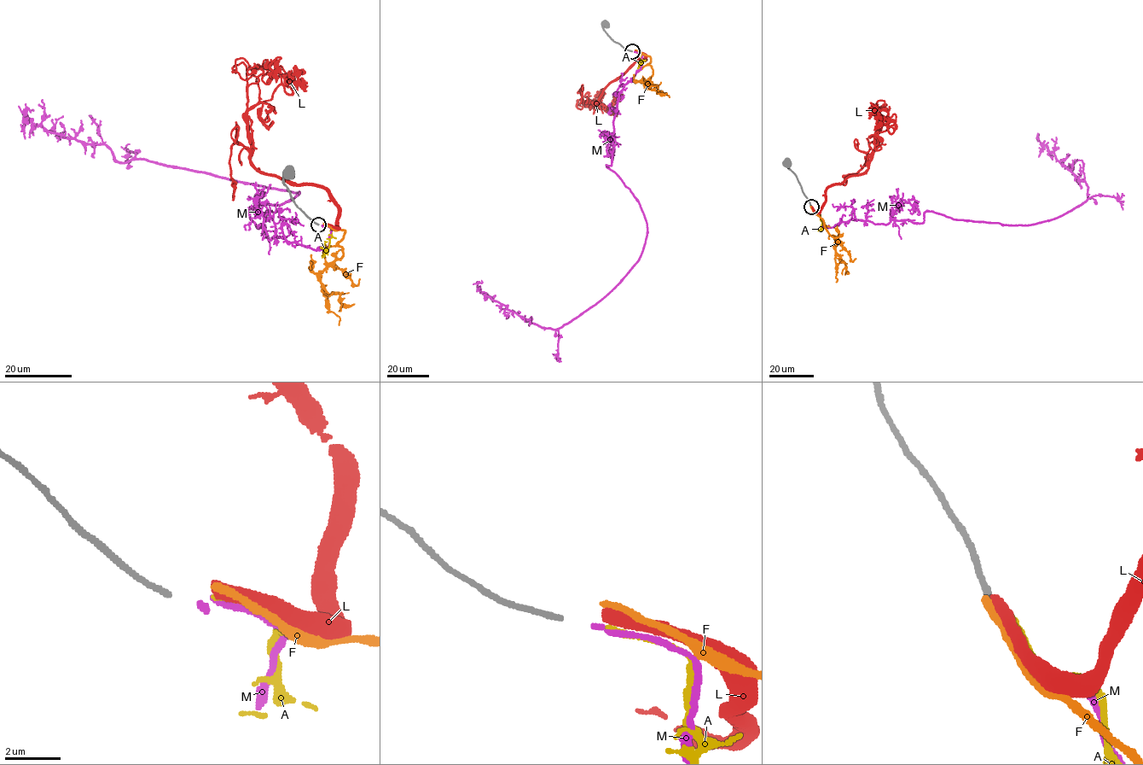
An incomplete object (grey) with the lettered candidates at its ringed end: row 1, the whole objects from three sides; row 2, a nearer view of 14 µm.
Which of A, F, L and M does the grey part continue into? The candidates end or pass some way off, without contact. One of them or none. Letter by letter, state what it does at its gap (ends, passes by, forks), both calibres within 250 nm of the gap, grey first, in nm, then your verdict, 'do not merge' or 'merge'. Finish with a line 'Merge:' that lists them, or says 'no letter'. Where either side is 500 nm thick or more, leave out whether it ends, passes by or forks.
A: it ends; calibres 200 and 200 nm; do not merge
F: it ends; calibres 200 and 260 nm; do not merge
L: calibres 200 and 500 nm; do not merge
M: it ends; calibres 200 and 200 nm; merge
Merge: M

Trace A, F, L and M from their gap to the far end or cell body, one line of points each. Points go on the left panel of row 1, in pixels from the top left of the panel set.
A: (322, 224), (332, 228), (327, 249), (323, 247), (327, 242)
F: (323, 224), (345, 232), (338, 244), (342, 257), (321, 274), (322, 289), (337, 293), (342, 303), (354, 304)
L: (323, 224), (338, 225), (326, 189), (251, 162), (247, 111), (260, 69), (273, 63), (276, 82)
M: (322, 224), (333, 229), (324, 250), (269, 240), (249, 210), (298, 191), (118, 162), (23, 118), (32, 109)

